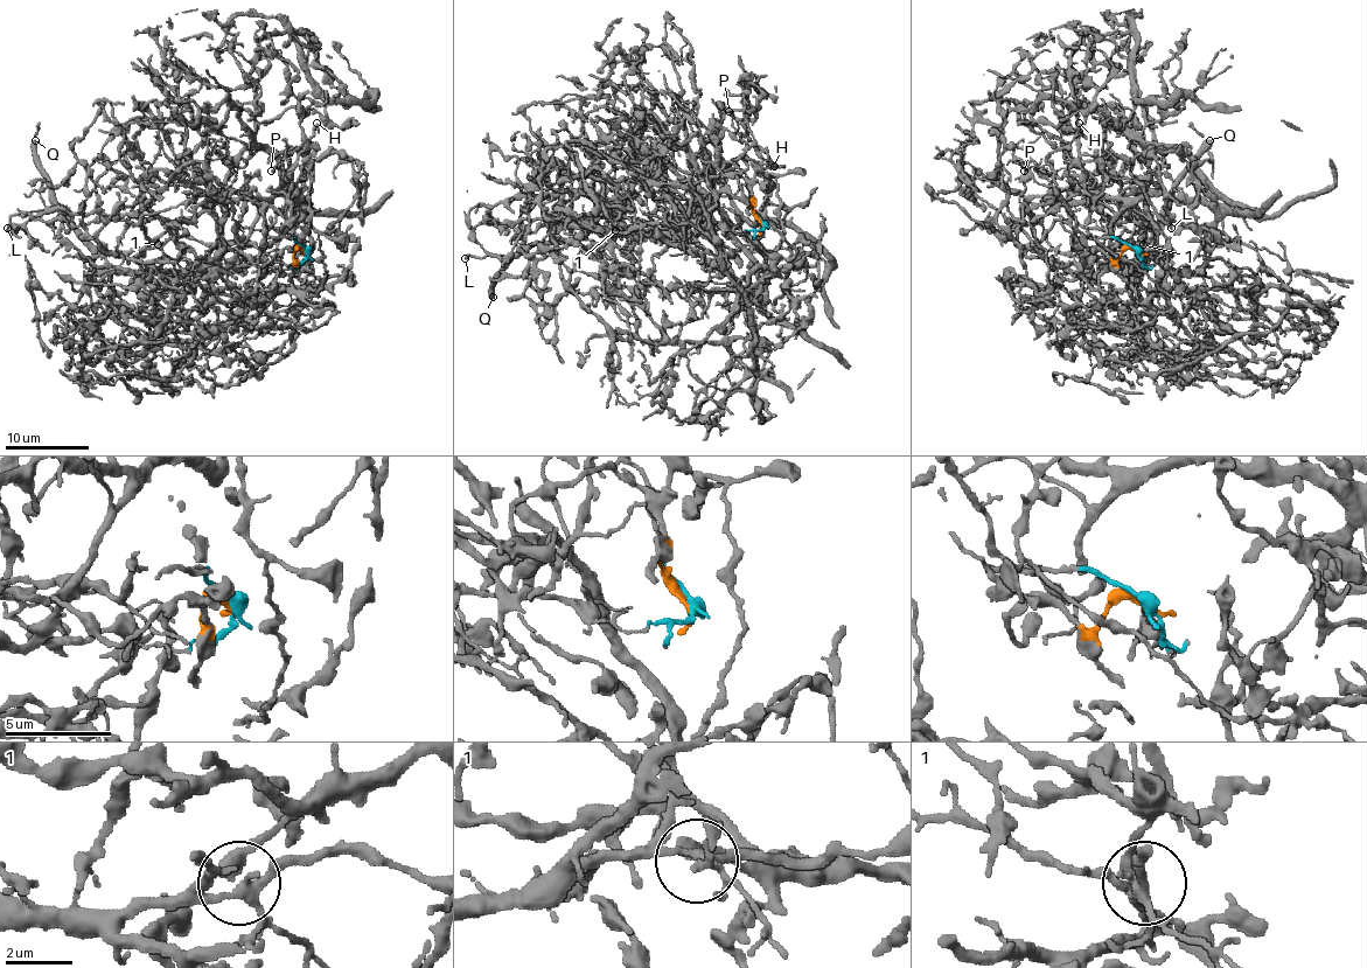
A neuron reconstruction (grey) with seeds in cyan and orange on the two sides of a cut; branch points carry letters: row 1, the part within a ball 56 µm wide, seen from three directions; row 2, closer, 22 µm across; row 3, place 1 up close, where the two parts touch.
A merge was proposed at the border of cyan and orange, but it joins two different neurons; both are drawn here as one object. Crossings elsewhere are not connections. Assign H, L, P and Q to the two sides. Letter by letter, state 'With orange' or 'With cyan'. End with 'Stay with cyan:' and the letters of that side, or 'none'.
H: With cyan
L: With cyan
P: With cyan
Q: With cyan
Stay with cyan: H, L, P, Q

